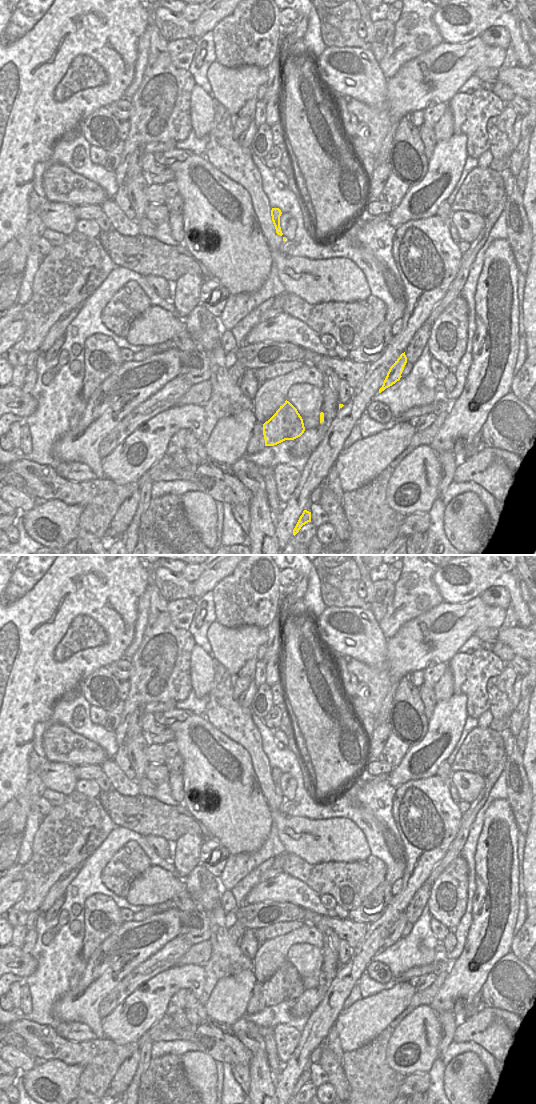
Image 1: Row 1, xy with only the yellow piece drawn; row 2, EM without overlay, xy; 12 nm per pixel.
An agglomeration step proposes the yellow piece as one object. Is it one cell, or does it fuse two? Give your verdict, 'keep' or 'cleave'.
cleave

